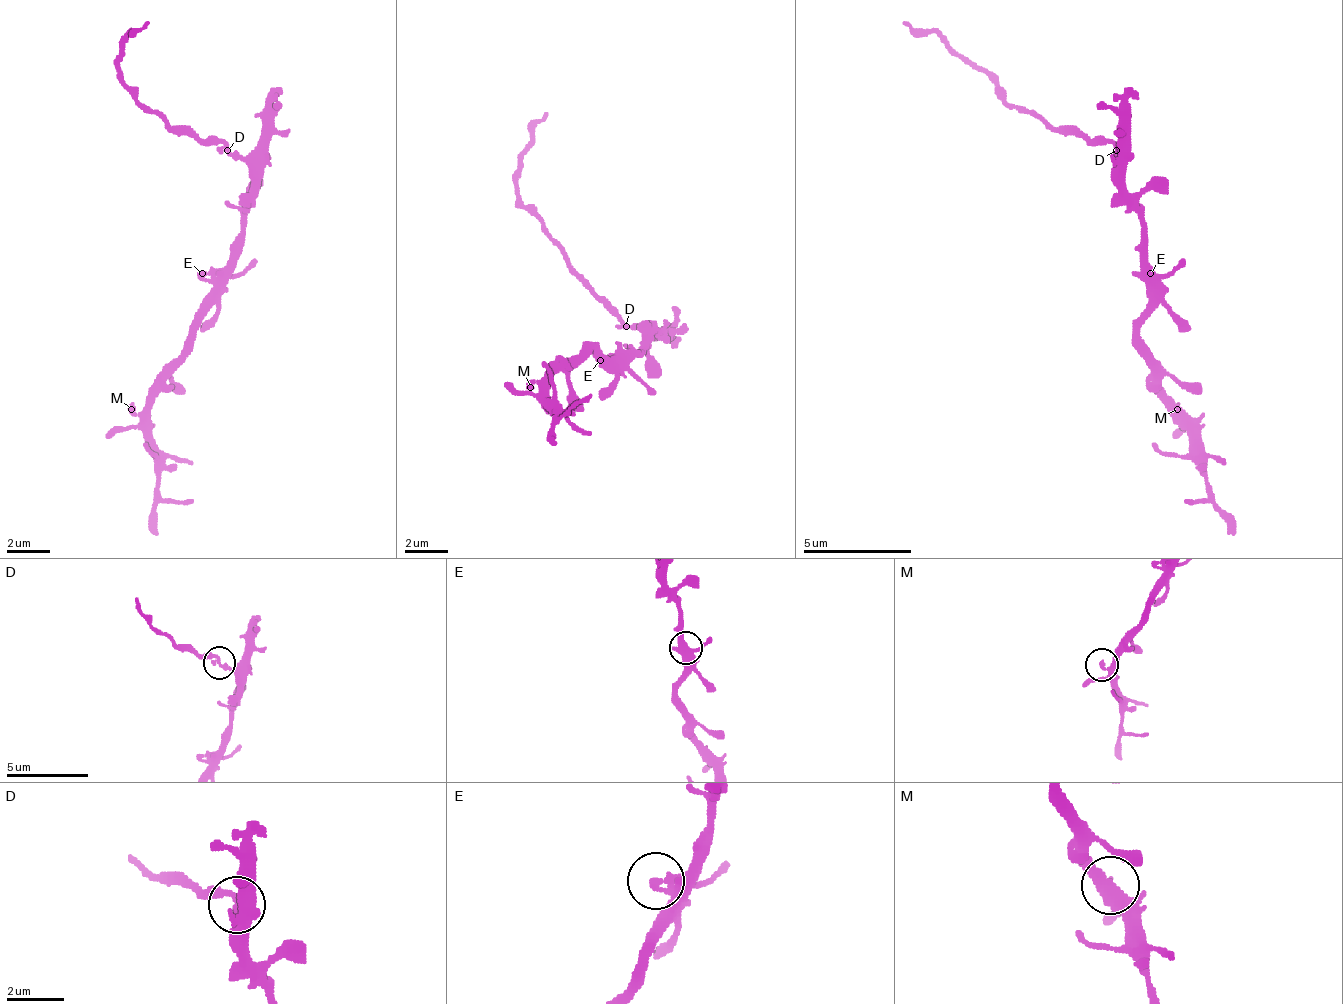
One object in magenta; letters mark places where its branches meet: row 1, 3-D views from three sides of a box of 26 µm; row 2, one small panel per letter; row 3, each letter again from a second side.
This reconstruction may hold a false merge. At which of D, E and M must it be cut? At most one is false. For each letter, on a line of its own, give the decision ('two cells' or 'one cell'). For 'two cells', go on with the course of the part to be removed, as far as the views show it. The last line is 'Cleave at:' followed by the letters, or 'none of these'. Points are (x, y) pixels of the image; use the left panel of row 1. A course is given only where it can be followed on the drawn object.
D: two cells; course (229, 148), (174, 132), (147, 111), (120, 78), (120, 46), (137, 29), (147, 24)
E: one cell
M: one cell
Cleave at: D

